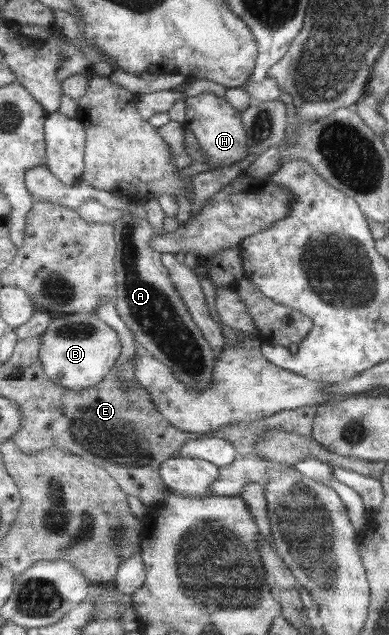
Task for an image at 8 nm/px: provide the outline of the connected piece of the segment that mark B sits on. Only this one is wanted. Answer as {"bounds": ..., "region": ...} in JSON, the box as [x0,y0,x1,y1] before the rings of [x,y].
{"bounds":[39,313,123,389],"region":[[[70,313],[52,319],[41,339],[39,361],[45,375],[49,381],[71,389],[97,385],[113,370],[123,347],[117,332],[94,313]]]}

